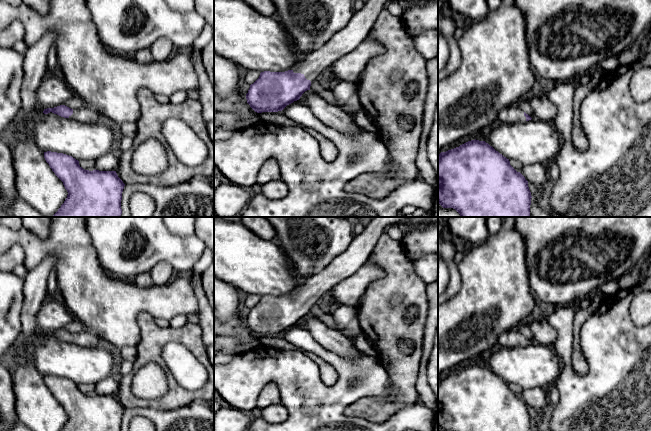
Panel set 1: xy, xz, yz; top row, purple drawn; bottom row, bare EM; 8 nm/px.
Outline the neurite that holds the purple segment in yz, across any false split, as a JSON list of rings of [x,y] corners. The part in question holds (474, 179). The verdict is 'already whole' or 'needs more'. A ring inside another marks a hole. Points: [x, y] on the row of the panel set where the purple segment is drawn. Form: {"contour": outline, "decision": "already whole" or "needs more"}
{"contour": [[[471,140],[438,155],[438,203],[455,209],[460,217],[530,217],[531,198],[525,177],[485,141]]], "decision": "already whole"}

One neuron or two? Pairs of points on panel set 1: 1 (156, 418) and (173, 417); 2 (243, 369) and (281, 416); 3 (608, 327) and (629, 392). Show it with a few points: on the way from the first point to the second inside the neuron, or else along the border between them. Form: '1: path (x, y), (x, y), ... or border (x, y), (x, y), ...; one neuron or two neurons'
1: path (160, 418), (169, 418); one neuron
2: border (281, 403), (287, 410), (286, 420); two neurons
3: path (611, 343), (628, 364), (629, 376); one neuron

